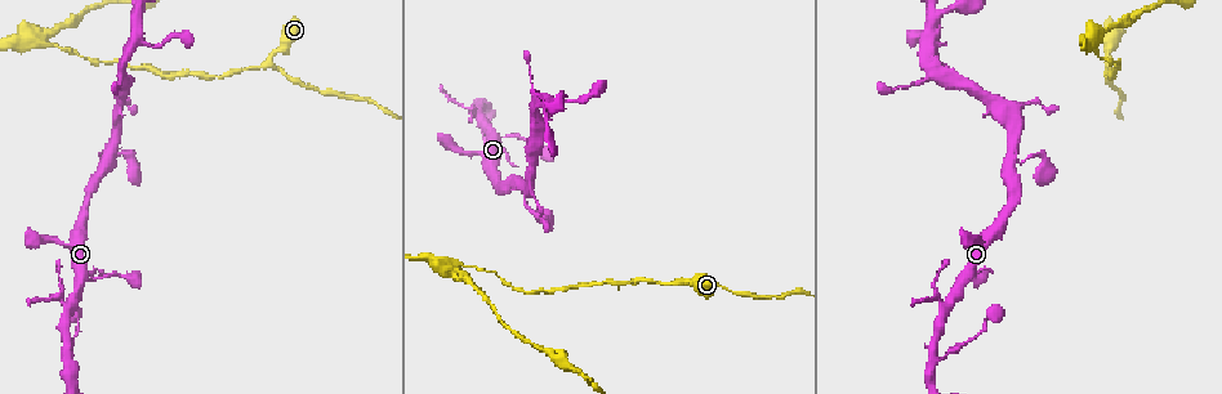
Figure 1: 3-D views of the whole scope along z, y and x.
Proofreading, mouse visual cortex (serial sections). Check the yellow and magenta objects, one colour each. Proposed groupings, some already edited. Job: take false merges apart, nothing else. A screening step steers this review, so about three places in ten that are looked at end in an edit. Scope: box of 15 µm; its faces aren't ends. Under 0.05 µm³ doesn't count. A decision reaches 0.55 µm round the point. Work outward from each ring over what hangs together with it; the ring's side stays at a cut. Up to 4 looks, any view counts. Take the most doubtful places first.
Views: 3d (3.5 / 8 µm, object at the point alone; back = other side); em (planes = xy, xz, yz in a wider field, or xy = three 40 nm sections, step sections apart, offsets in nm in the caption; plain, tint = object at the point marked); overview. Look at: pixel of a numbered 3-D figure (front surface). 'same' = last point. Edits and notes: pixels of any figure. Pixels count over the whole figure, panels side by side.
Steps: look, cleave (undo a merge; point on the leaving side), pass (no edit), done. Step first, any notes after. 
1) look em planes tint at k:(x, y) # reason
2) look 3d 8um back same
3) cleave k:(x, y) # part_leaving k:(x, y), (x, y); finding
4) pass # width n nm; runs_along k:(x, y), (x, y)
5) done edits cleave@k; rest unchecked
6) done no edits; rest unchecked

look 3d 3.5um at 1:(684, 280) # a narrow waist

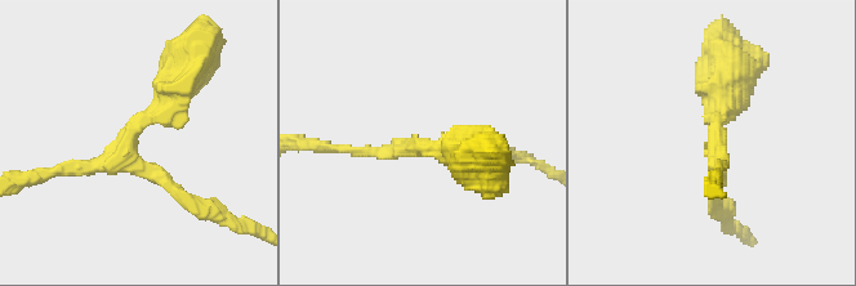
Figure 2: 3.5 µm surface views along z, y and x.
look em xy step 5 tint at 2:(717, 149) # arms 3; arm_widths 150, 150, 400 nm

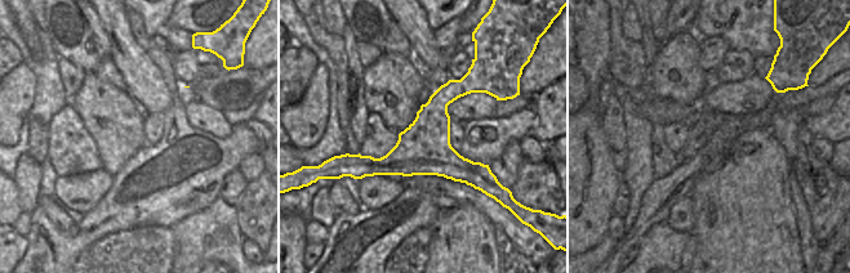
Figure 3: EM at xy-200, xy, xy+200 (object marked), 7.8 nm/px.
pass # runs_along 2:(178, 85), (115, 160), (47, 177); one cell here

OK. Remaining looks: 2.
look 3d 8um at 1:(494, 139) # arms part here

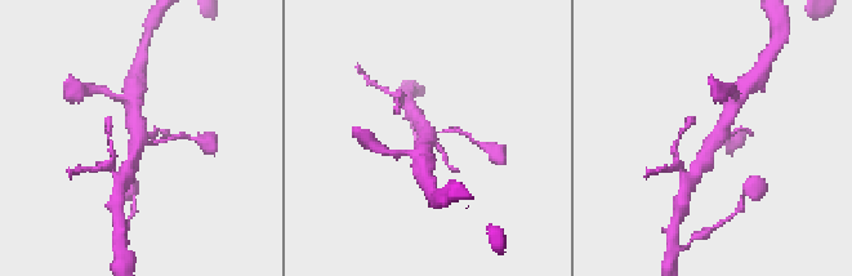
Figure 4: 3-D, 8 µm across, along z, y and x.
look em xy step 3 tint at 4:(428, 132) # need the tissue

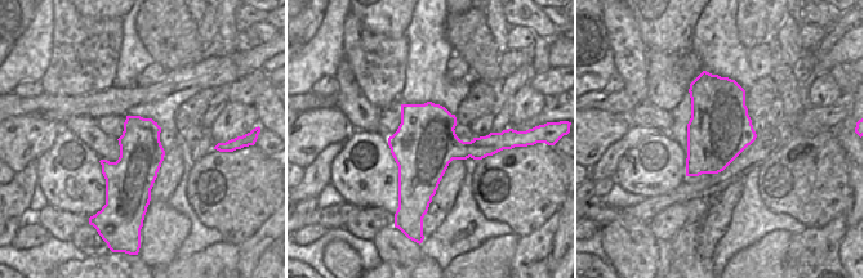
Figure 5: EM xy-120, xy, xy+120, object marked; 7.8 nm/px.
pass # runs_along 4:(730, 108), (708, 161), (696, 172); one cell here

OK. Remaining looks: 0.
done no edits; rest unchecked

